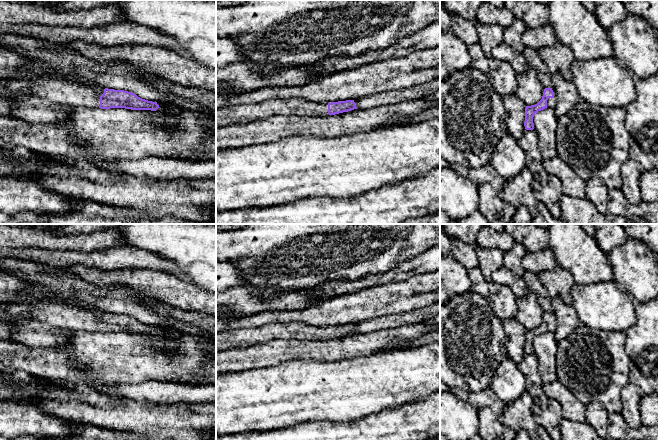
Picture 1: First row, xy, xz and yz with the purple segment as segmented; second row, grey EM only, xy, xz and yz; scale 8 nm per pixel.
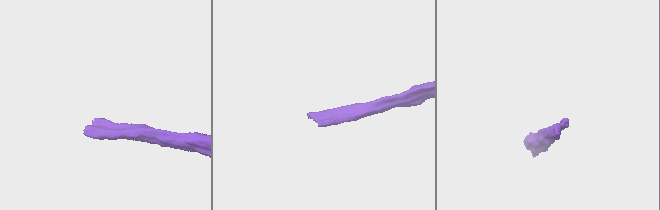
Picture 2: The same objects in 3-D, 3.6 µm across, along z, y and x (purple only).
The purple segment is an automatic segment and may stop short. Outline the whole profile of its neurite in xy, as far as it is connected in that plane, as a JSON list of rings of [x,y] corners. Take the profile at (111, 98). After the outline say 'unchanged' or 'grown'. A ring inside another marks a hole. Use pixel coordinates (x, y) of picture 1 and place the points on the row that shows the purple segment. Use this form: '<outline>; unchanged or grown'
[[[18,78],[1,84],[11,93],[20,94],[7,97],[12,102],[12,116],[30,124],[58,123],[67,119],[75,107],[151,111],[159,108],[157,102],[142,99],[128,91],[96,89],[66,80]]]; grown

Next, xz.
[[[292,98],[268,100],[253,104],[235,104],[216,108],[216,127],[223,127],[233,123],[249,123],[275,115],[326,117],[354,109],[357,109],[354,100],[323,104],[302,98]]]; grown

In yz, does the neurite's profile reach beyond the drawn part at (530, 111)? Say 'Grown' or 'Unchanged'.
Grown

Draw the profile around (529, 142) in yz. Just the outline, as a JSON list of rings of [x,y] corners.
[[[525,130],[522,137],[517,140],[526,155],[526,167],[531,171],[534,180],[537,180],[542,185],[548,181],[549,174],[543,167],[544,159],[539,149],[539,139],[536,131]]]

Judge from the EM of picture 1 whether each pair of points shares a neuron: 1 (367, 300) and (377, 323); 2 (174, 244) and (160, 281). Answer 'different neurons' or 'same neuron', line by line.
1: different neurons
2: different neurons

